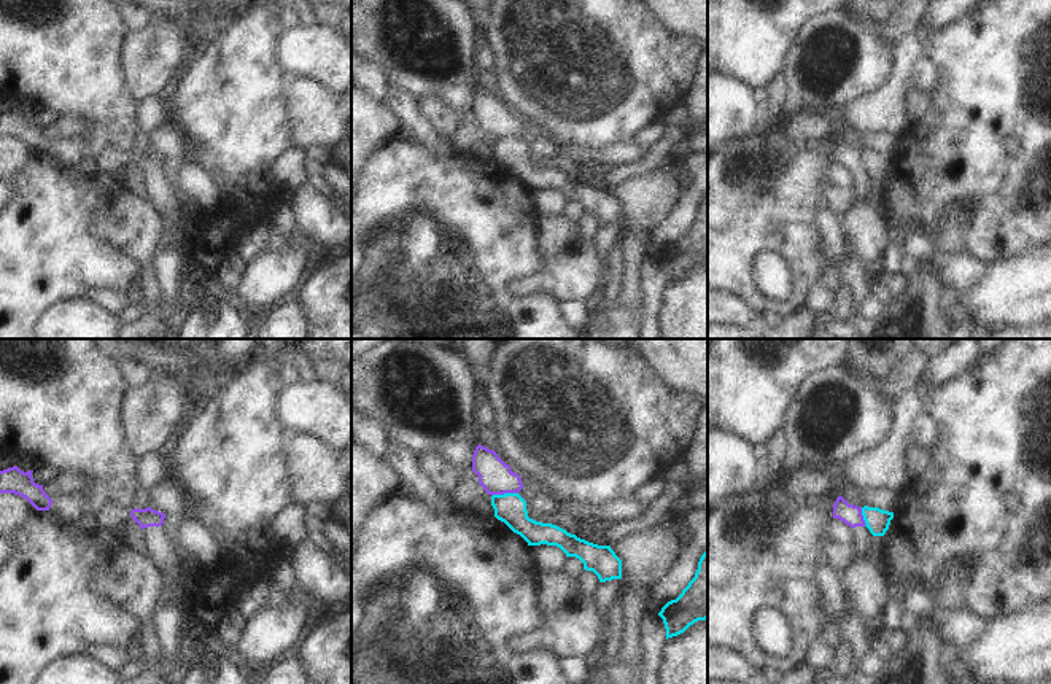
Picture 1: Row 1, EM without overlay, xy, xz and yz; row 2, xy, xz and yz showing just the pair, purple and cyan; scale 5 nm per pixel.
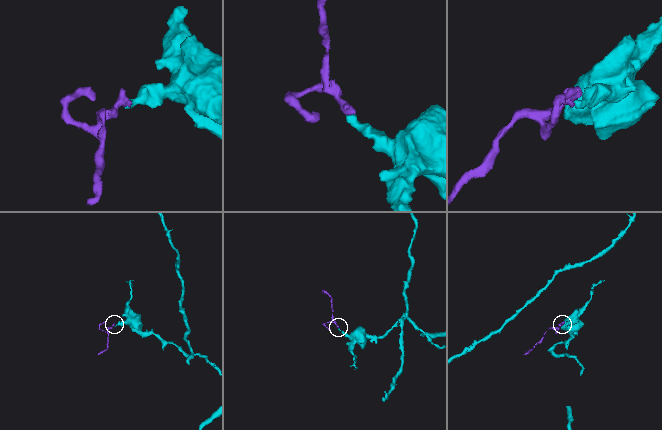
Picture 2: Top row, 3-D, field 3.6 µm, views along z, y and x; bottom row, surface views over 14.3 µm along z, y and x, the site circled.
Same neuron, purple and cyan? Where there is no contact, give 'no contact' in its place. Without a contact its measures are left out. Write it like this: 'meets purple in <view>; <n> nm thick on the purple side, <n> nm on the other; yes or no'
meets purple in xz; 170 nm thick on the purple side, 160 nm on the other; no

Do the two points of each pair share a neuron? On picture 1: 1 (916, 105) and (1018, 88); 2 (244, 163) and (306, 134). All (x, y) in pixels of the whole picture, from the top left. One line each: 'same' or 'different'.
1: different
2: different

